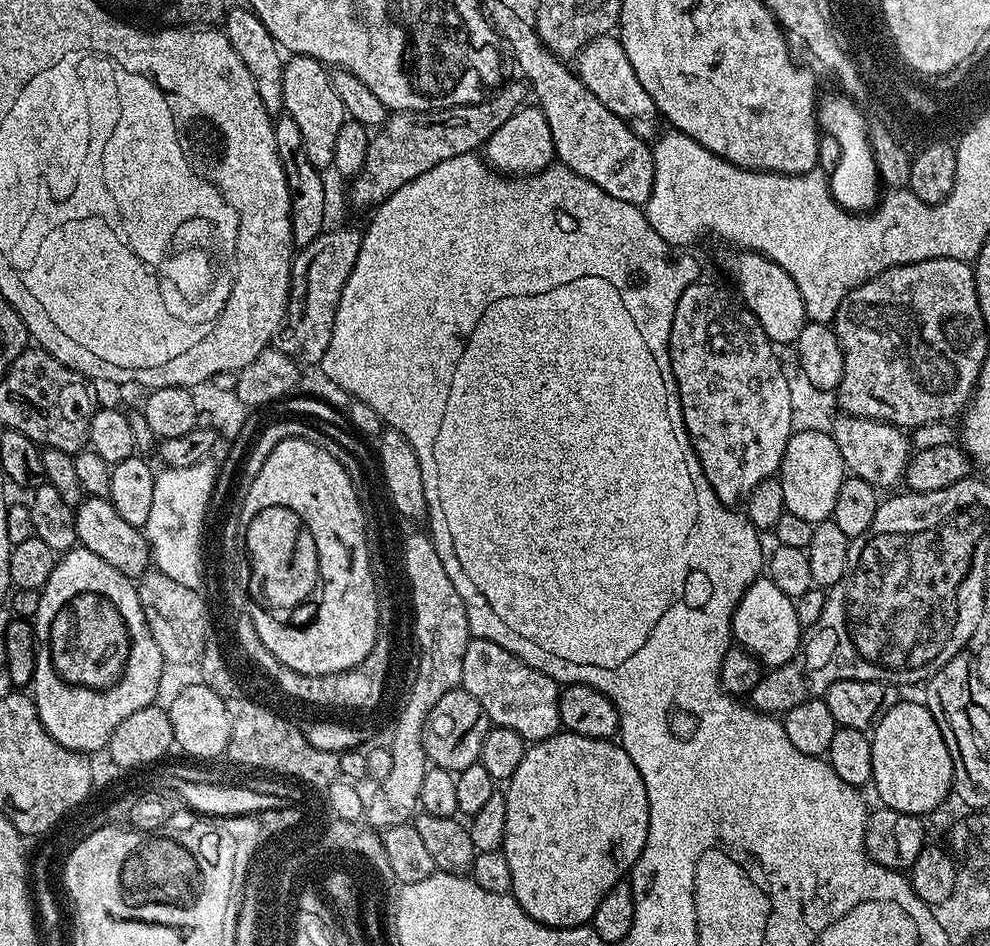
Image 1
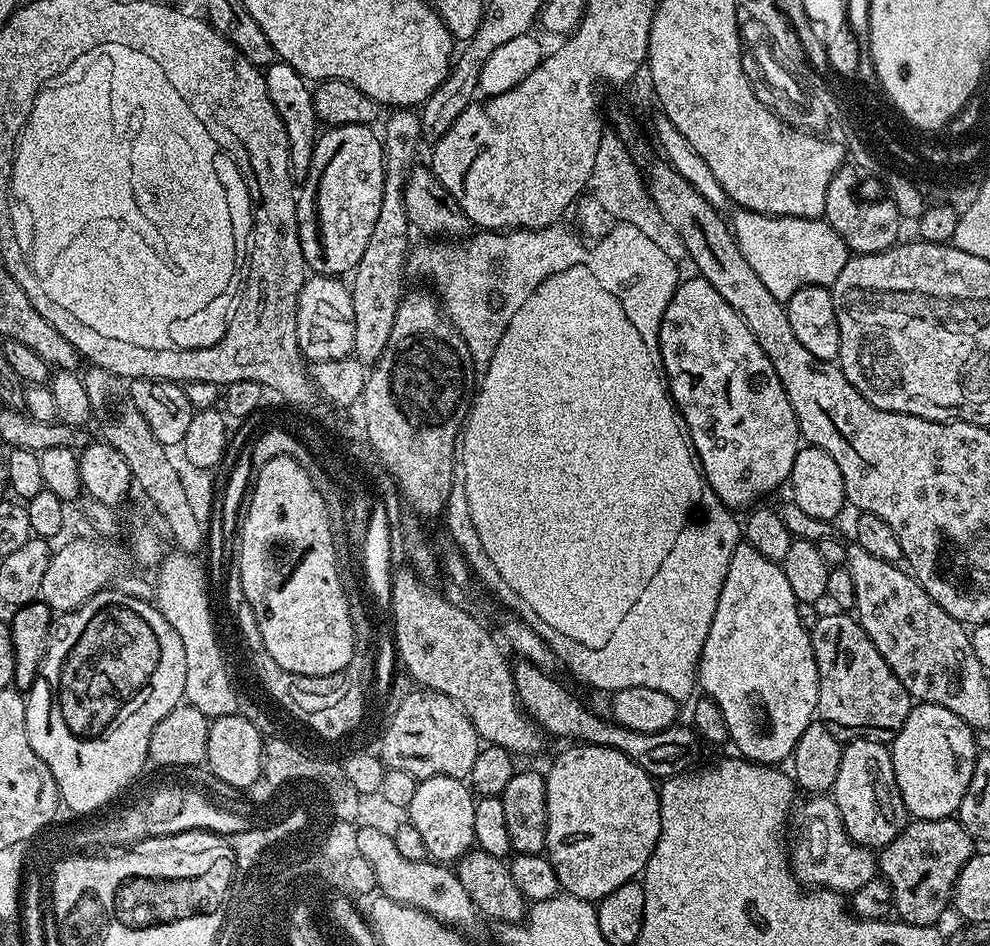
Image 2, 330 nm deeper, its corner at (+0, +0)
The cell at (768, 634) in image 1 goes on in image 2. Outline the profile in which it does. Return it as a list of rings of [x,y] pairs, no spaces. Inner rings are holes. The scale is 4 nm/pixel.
[[[747,542],[736,545],[734,554],[730,558],[730,566],[726,570],[726,582],[722,586],[722,594],[718,598],[718,606],[714,610],[714,622],[706,634],[704,649],[700,655],[700,670],[698,673],[698,684],[707,695],[712,697],[712,701],[720,707],[722,714],[726,718],[726,726],[731,743],[736,743],[736,748],[741,757],[758,764],[779,765],[779,760],[787,761],[796,748],[798,738],[802,738],[802,730],[813,723],[817,715],[816,703],[818,702],[818,666],[814,658],[812,649],[812,637],[809,629],[802,626],[798,618],[798,601],[794,598],[794,590],[790,590],[790,582],[786,582],[786,574],[783,567],[777,561],[766,558],[754,550]]]

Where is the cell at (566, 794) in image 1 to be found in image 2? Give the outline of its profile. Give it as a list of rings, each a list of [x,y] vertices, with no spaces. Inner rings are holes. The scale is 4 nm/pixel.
[[[583,742],[568,747],[572,748],[566,749],[549,766],[548,772],[546,771],[544,776],[544,785],[546,786],[546,842],[544,847],[548,860],[554,866],[554,874],[558,878],[561,889],[567,895],[578,897],[579,900],[598,902],[603,896],[610,894],[610,890],[618,890],[618,886],[622,886],[627,880],[636,880],[643,873],[644,867],[648,865],[648,859],[658,842],[660,833],[660,793],[657,781],[649,776],[646,770],[642,770],[642,766],[638,766],[629,756],[618,750],[607,748],[601,744],[585,744]]]

